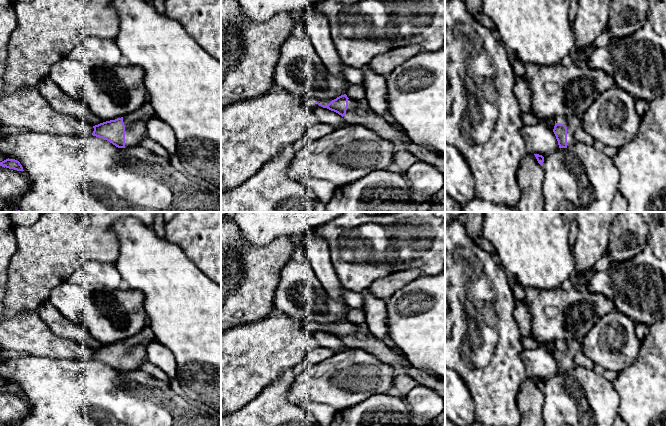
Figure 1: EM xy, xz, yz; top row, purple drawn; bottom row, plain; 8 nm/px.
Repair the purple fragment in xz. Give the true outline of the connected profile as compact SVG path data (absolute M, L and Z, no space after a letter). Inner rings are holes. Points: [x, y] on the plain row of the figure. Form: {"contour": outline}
{"contour": "M344 318L332 324L328 329L315 327L341 339L346 348L359 348L367 351L383 362L393 365L401 373L406 373L406 369L410 366L404 356L396 353L384 341L372 334L366 323L355 325Z"}

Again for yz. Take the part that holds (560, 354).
{"contour": "M576 339L558 340L555 342L553 356L558 365L559 372L571 370L574 364L574 356L581 350L581 344Z"}

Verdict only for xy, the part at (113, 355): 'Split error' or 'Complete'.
Split error

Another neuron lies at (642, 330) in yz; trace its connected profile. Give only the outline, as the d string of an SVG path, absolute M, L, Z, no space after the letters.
M635 323L636 336L642 341L649 333L649 326L642 323Z

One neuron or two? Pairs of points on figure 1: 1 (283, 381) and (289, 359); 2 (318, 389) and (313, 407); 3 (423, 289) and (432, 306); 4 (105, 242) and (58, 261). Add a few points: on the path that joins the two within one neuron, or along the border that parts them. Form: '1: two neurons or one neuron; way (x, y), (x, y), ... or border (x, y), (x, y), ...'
1: two neurons; border (292, 368), (288, 368), (268, 385)
2: two neurons; border (299, 403), (322, 402), (336, 410)
3: one neuron; way (427, 293), (429, 302)
4: one neuron; way (94, 233), (86, 233), (70, 249)

